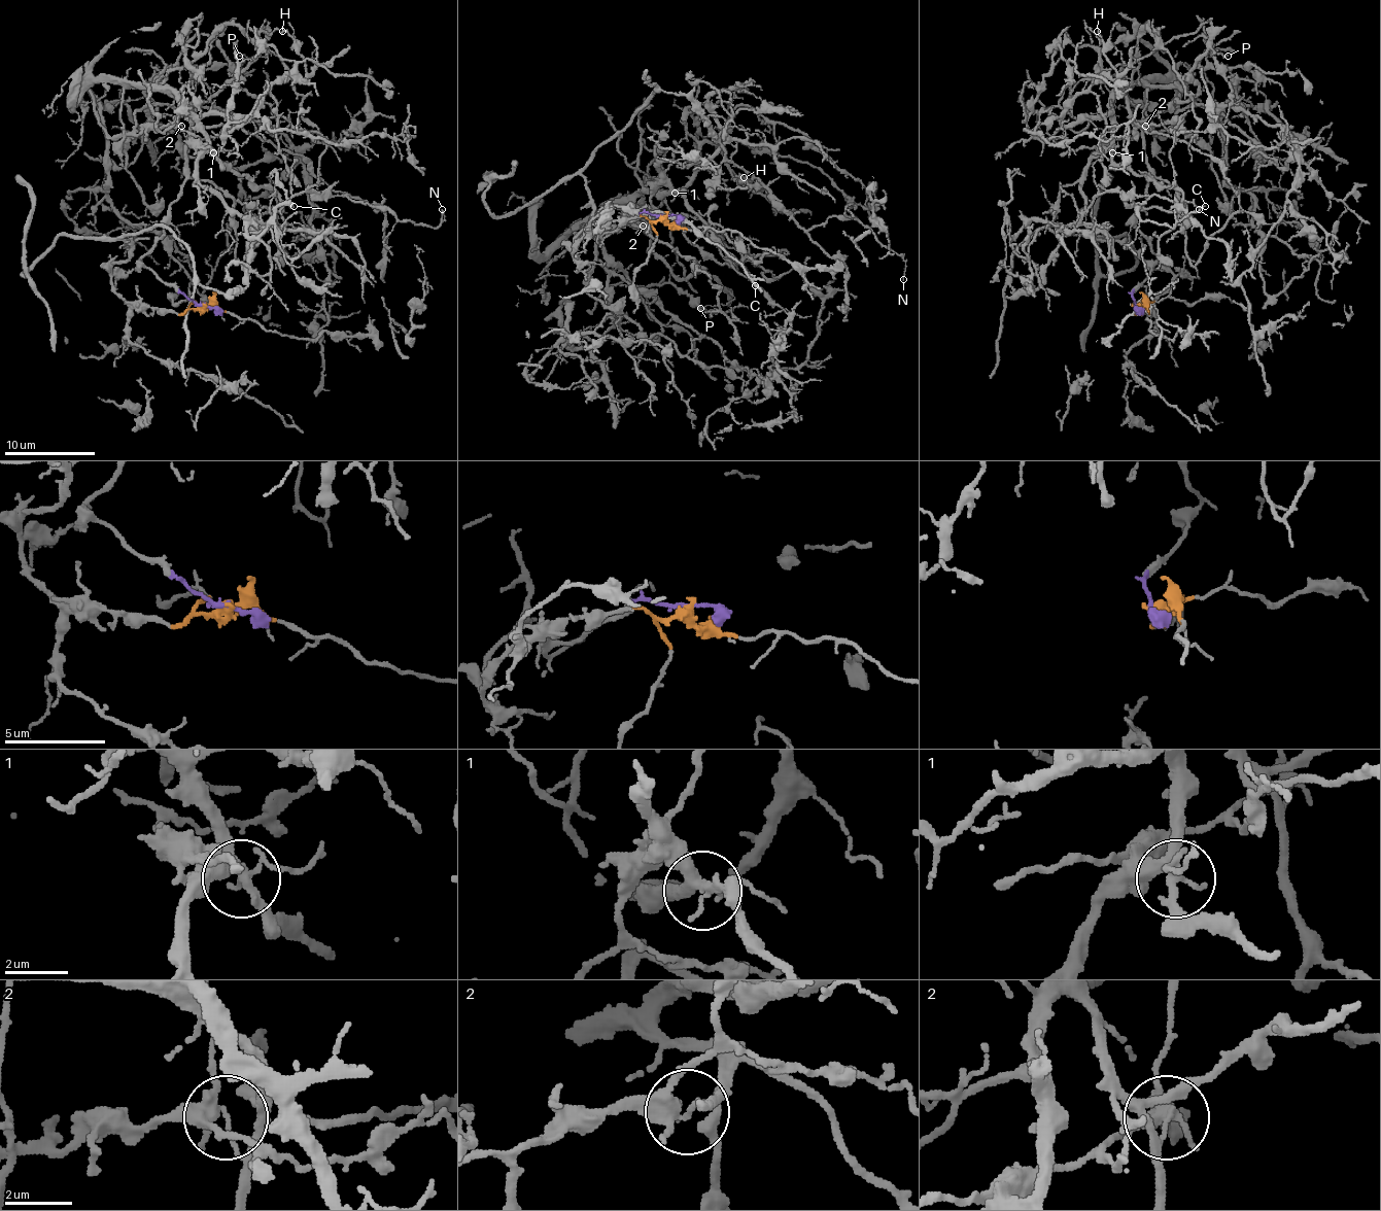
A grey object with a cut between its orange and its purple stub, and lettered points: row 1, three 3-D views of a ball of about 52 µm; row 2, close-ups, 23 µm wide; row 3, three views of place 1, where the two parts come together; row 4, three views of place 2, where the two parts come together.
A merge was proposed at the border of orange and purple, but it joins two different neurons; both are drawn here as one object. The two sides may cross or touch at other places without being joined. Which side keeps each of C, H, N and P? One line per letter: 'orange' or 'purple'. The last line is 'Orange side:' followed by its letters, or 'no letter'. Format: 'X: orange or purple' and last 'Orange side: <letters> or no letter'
C: purple
H: purple
N: orange
P: purple
Orange side: N

